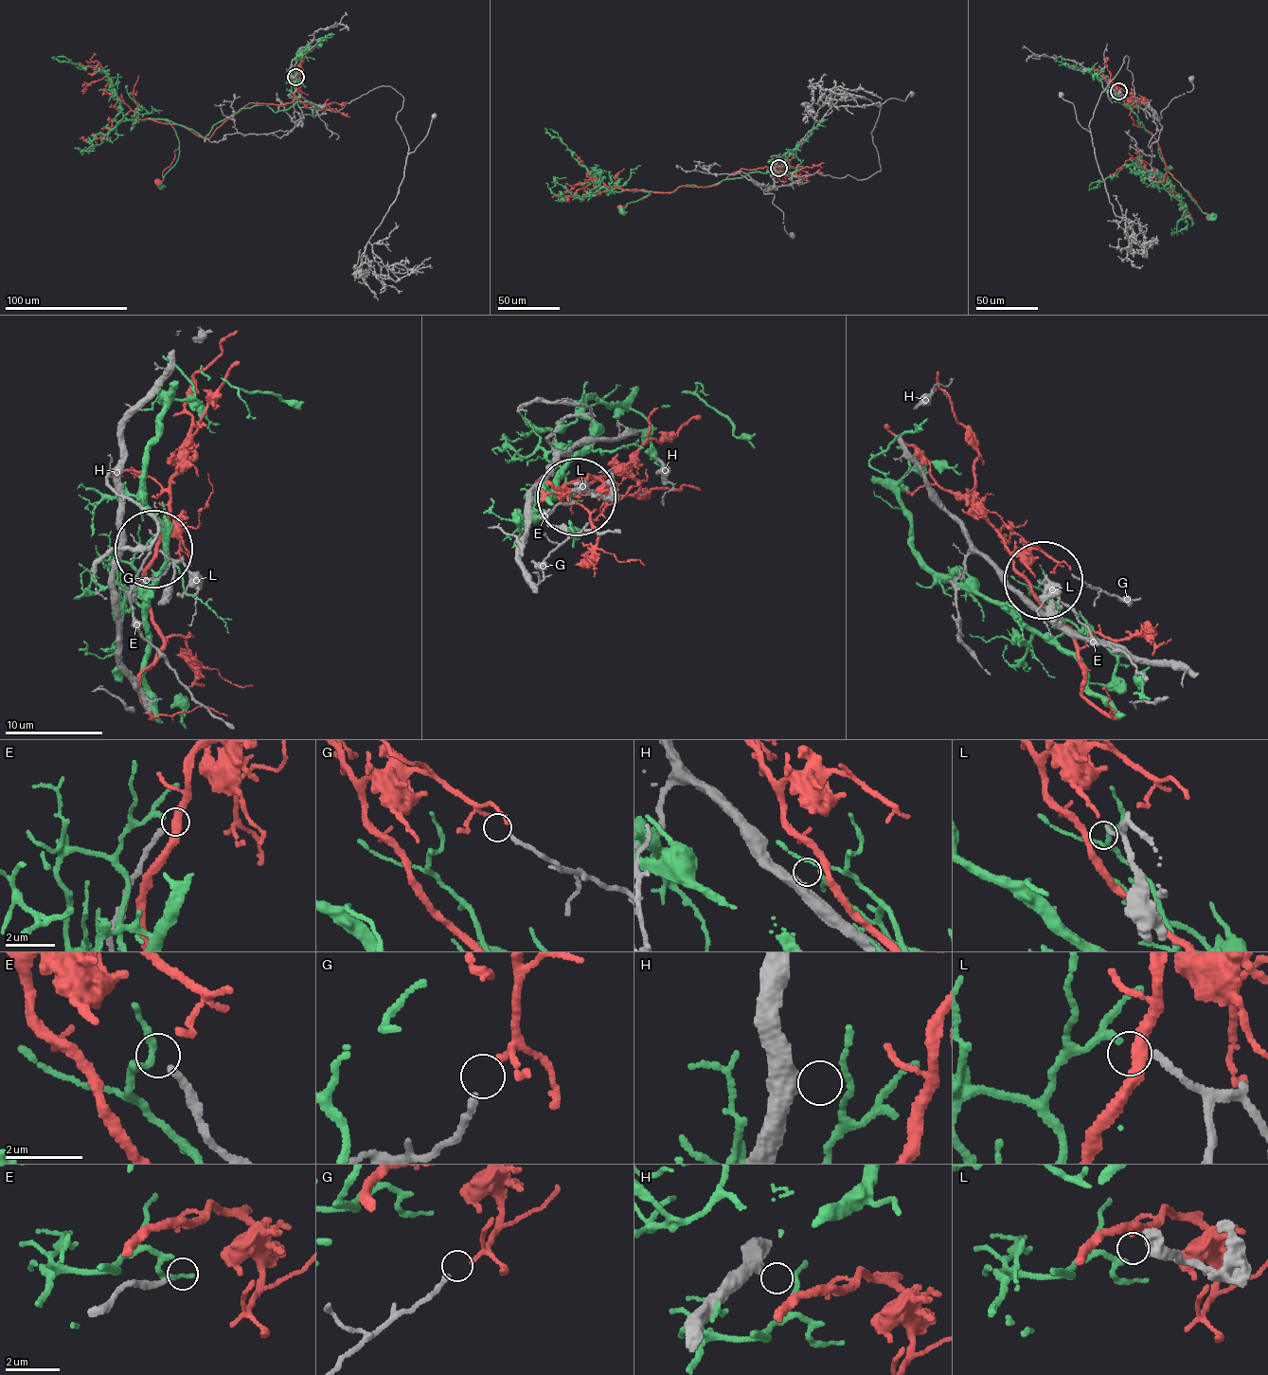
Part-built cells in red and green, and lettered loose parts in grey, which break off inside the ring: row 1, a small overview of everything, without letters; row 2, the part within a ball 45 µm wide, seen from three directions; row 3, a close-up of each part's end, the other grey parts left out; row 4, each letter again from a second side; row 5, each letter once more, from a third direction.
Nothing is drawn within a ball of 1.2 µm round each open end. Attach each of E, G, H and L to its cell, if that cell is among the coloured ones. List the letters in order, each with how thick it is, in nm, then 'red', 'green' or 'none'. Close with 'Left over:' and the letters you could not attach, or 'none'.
E: 190 nm | none
G: 170 nm | red
H: 420 nm | none
L: 170 nm | green
Left over: E, H

